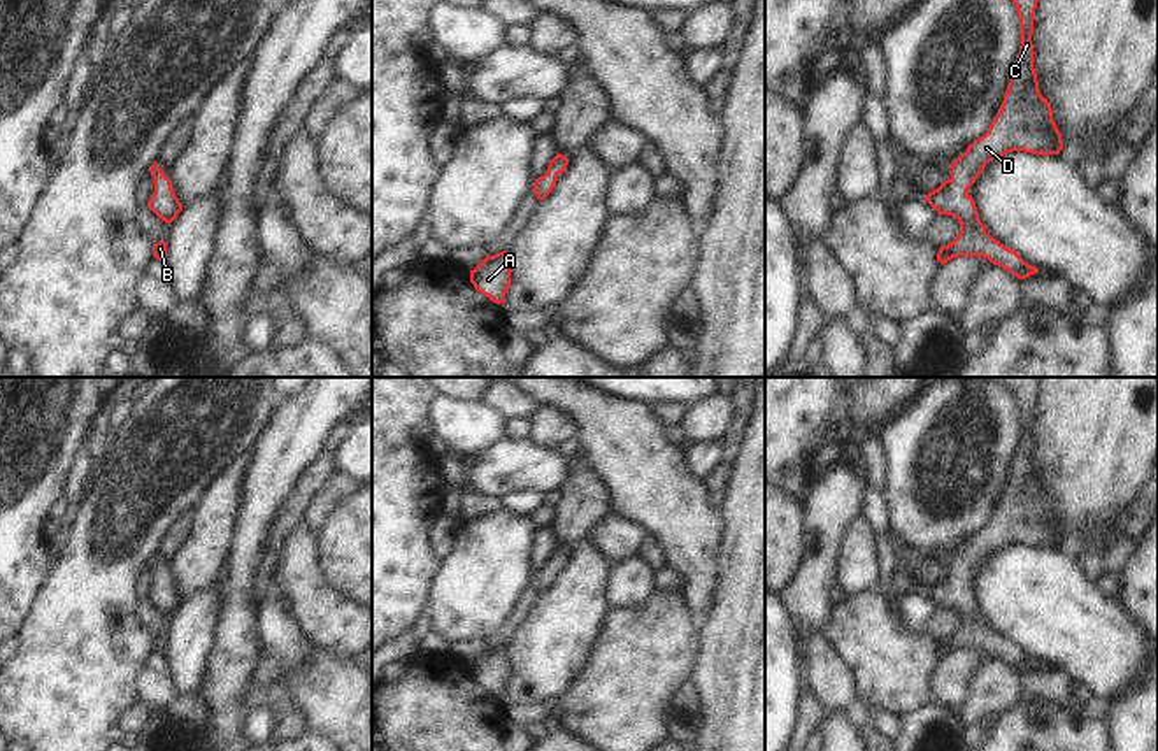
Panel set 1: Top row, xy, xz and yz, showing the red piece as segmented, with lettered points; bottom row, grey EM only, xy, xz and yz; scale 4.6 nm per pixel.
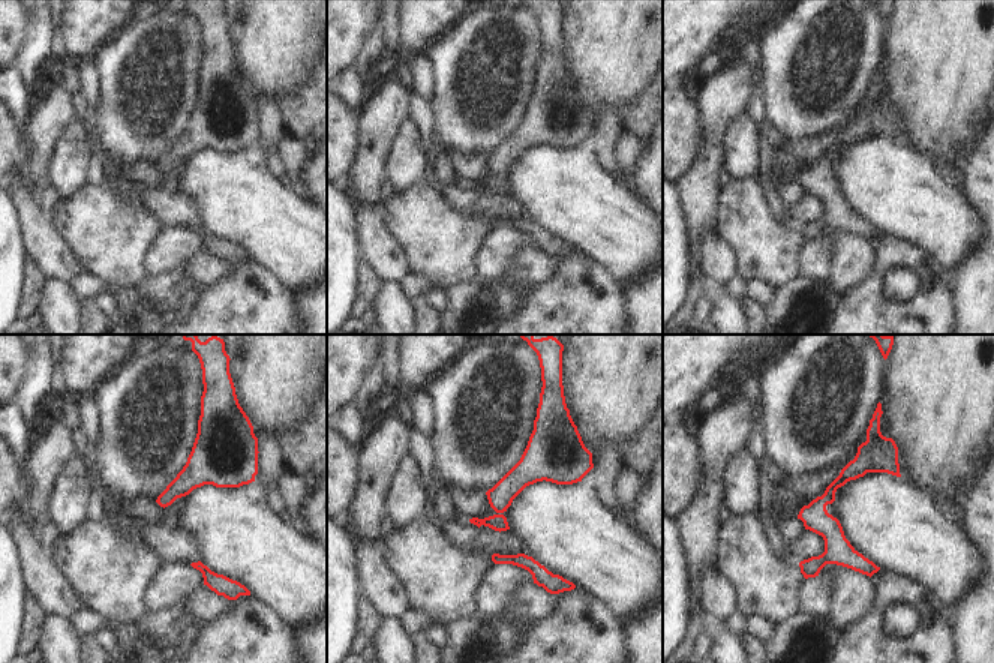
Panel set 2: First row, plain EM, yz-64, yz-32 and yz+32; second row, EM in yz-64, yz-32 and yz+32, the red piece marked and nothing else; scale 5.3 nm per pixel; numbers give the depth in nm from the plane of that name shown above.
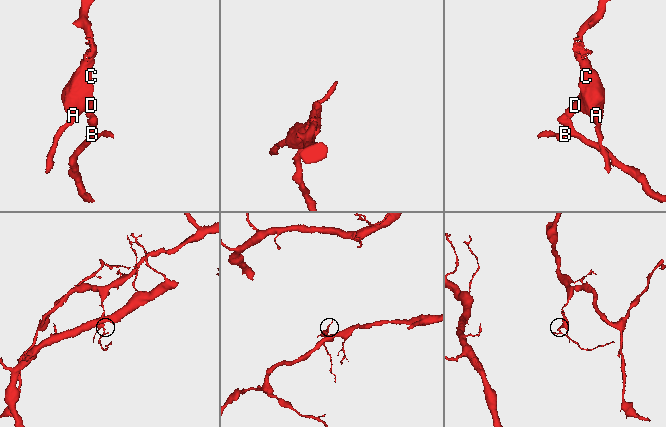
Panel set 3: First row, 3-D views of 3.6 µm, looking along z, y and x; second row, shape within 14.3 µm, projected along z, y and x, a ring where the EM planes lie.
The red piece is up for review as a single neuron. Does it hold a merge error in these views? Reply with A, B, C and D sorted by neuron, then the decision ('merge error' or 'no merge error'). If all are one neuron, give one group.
A B C D | no merge error

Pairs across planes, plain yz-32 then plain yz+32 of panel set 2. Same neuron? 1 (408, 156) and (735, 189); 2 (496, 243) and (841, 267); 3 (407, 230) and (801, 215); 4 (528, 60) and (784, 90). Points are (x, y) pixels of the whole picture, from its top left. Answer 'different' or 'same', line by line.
1: different
2: different
3: different
4: same

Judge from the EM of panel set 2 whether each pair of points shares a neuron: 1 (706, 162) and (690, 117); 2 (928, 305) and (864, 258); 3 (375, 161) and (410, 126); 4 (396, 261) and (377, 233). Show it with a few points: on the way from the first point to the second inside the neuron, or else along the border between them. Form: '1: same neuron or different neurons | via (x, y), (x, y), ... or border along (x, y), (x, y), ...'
1: different neurons | border along (697, 102), (699, 152), (687, 171)
2: different neurons | border along (871, 242), (874, 254), (873, 270), (847, 288)
3: different neurons | border along (410, 119), (396, 134), (386, 177)
4: same neuron | via (389, 254), (377, 240)

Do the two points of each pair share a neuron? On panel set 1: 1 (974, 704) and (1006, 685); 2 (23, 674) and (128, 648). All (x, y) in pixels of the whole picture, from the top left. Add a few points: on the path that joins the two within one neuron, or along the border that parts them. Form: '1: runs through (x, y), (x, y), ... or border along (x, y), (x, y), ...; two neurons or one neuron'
1: runs through (981, 699), (999, 685); one neuron
2: runs through (50, 674), (64, 674), (90, 648), (102, 648); one neuron

